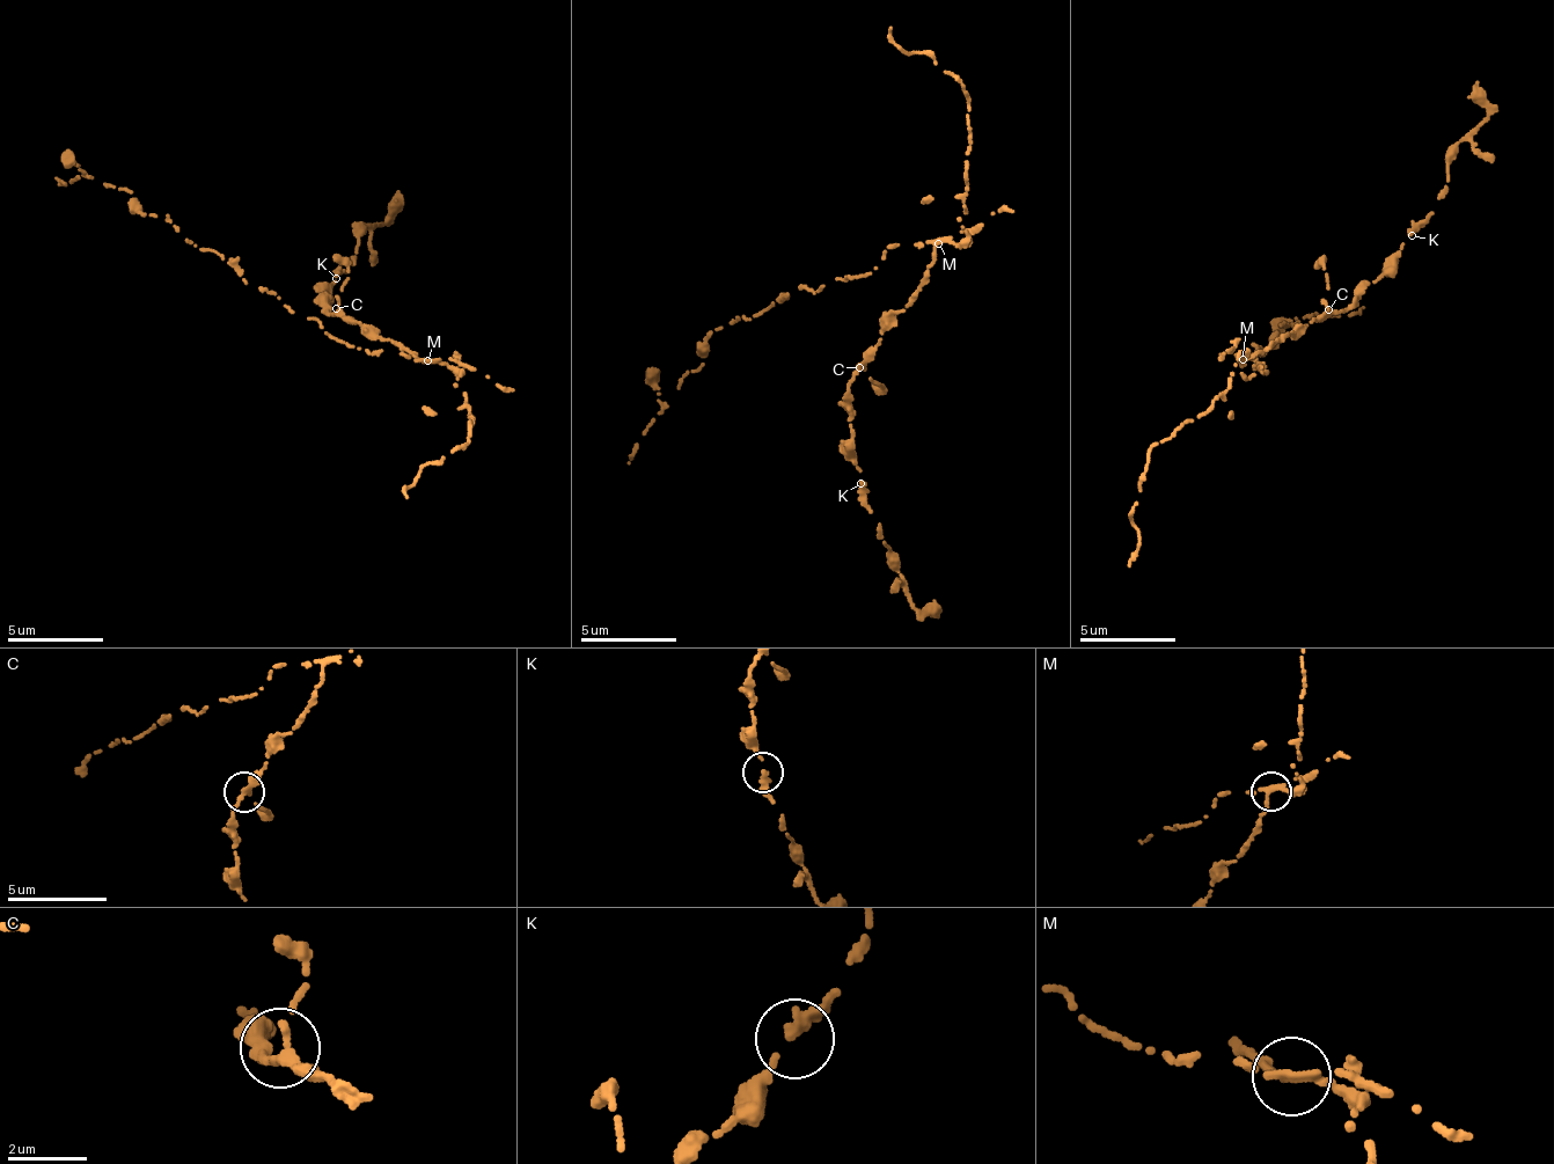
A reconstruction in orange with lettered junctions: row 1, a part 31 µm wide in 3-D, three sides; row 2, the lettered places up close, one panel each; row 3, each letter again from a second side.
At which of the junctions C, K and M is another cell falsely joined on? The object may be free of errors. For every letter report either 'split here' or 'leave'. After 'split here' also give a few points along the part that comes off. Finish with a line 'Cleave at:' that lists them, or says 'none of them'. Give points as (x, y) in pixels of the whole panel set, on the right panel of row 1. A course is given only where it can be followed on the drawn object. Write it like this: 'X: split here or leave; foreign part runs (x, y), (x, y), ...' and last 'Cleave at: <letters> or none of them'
C: leave
K: leave
M: split here; foreign part runs (1241, 359), (1244, 375), (1266, 374), (1259, 366), (1266, 364), (1253, 366), (1285, 324), (1362, 308)
Cleave at: M

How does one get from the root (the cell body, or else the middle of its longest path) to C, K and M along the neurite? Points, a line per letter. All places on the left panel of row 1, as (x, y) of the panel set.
C: (379, 350), (403, 353), (413, 363), (425, 358), (336, 308)
K: (379, 350), (403, 353), (413, 363), (425, 358), (372, 328), (325, 312), (336, 278)
M: (379, 350), (403, 353), (413, 363), (427, 361)

